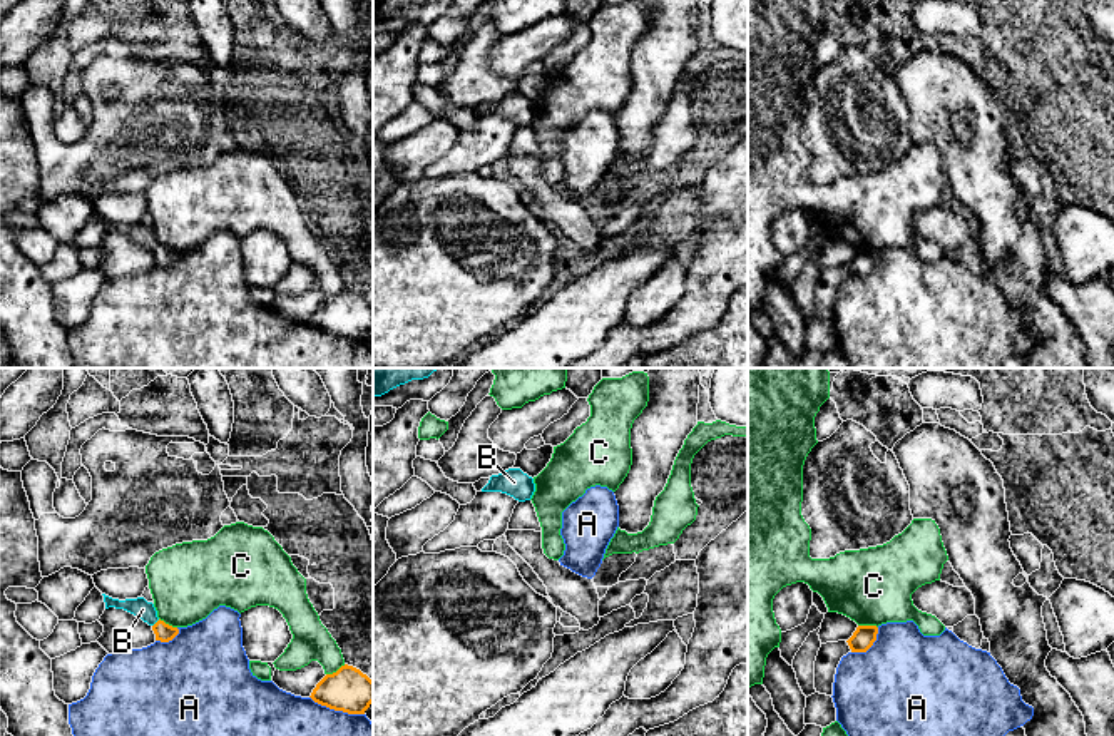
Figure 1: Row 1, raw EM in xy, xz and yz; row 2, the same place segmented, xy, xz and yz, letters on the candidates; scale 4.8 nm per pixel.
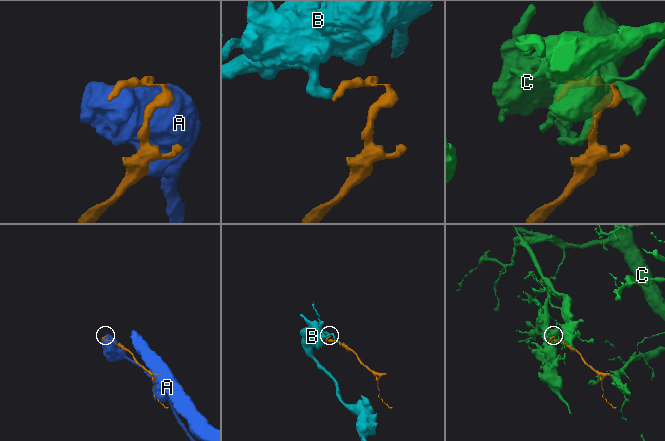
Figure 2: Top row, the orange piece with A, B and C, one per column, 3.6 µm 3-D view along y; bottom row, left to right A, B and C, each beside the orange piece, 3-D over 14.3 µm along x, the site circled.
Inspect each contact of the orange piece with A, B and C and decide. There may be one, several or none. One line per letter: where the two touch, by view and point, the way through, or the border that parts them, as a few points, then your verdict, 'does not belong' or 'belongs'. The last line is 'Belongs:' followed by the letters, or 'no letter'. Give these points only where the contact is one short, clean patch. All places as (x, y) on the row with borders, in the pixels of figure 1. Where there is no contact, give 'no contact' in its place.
A: meets orange in xy at (337, 710); does not belong
B: meets orange in xy at (156, 623); runs through xy (164, 633), (156, 623), (143, 609); belongs
C: meets orange in yz at (868, 626); does not belong
Belongs: B

